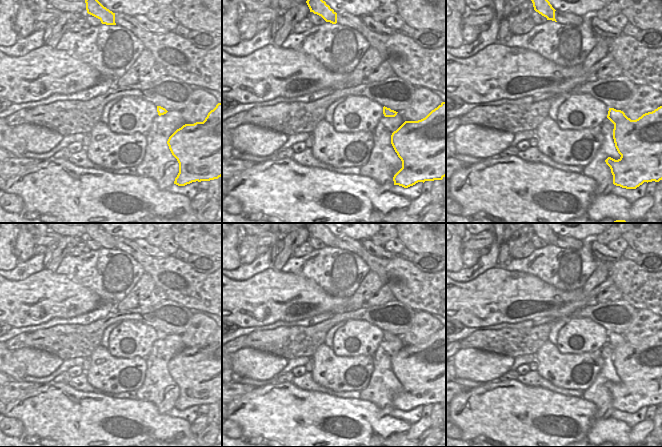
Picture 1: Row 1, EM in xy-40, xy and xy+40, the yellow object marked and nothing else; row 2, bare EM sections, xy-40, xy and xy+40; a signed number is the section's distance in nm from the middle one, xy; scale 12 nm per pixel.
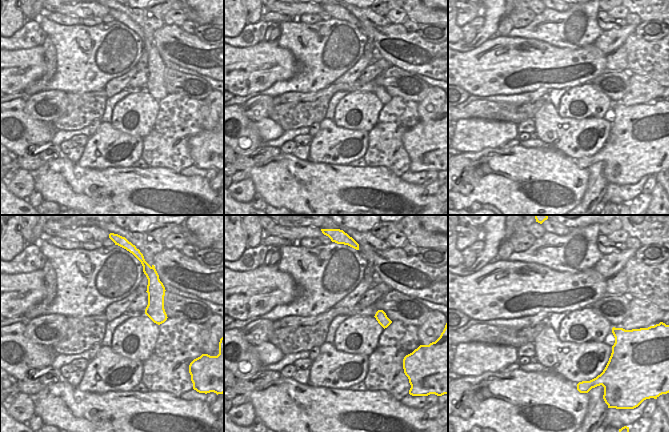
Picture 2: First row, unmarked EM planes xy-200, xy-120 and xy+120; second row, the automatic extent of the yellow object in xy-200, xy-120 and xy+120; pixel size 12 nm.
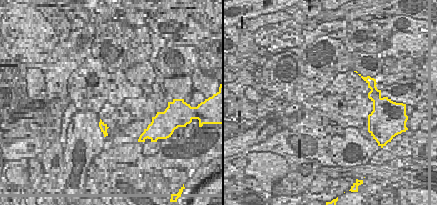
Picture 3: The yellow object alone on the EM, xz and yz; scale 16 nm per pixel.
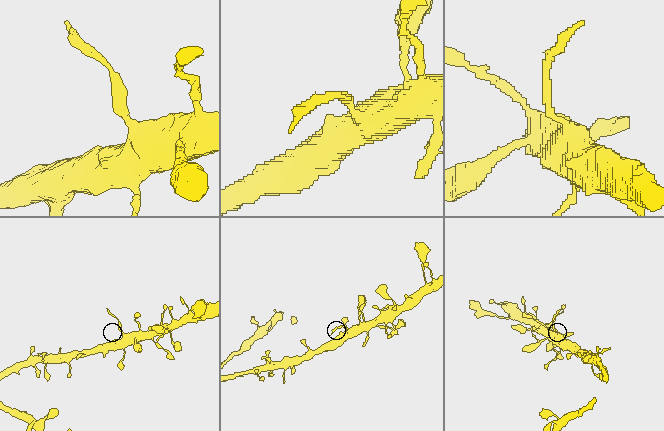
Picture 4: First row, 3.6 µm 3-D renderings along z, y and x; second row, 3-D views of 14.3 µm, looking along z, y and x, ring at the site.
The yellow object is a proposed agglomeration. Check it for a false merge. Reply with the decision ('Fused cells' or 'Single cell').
Fused cells.

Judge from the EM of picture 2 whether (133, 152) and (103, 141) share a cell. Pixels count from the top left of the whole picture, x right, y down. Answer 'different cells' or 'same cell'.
same cell

